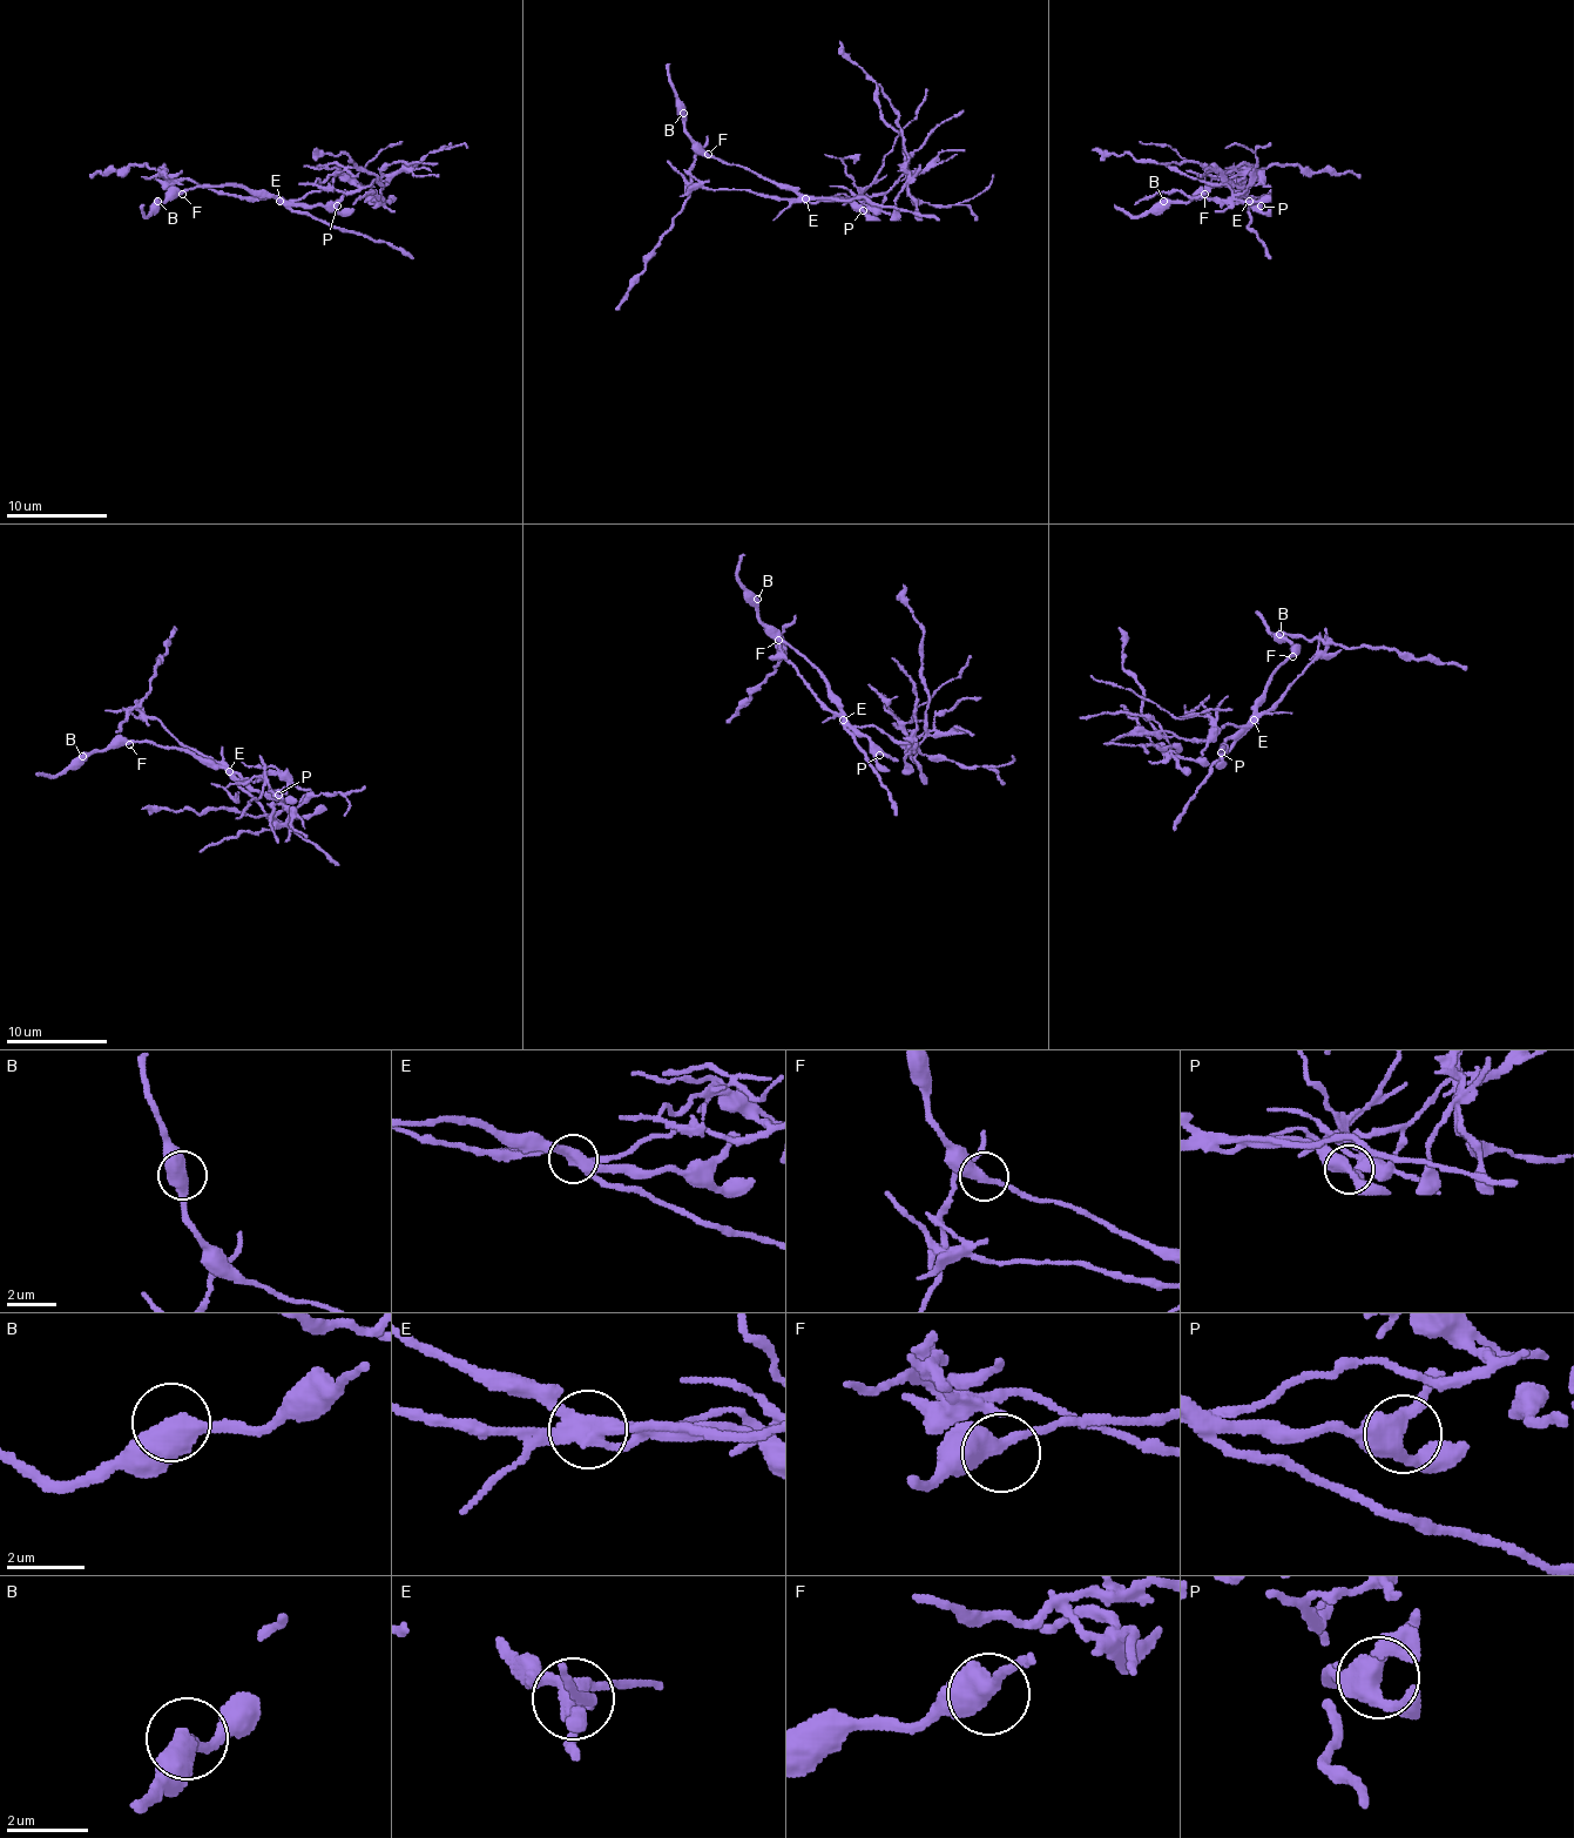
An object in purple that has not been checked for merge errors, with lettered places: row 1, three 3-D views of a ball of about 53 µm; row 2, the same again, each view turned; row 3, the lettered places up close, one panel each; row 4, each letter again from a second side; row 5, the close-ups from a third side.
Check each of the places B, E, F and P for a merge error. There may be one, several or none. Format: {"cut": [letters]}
{"cut": ["E"]}

